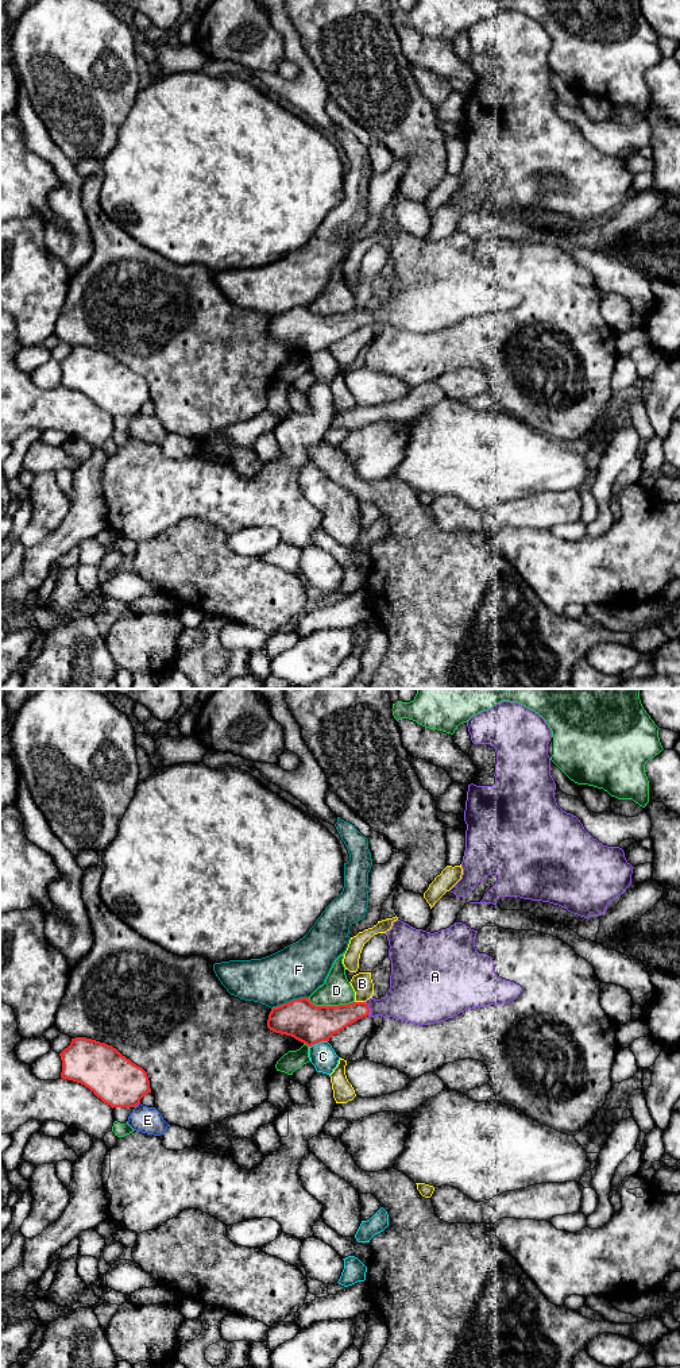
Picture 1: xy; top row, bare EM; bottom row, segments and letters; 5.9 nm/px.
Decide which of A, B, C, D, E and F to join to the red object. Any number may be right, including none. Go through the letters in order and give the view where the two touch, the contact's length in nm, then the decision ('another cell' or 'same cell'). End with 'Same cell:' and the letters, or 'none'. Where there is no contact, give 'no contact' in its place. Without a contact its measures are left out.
A: meets red in xy; contact 80 nm long; same cell
B: meets red in xy; contact 60 nm long; another cell
C: meets red in xy; contact 120 nm long; another cell
D: meets red in xy; contact 280 nm long; another cell
E: meets red in xy; contact 50 nm long; another cell
F: meets red in xy; contact 240 nm long; another cell
Same cell: A

